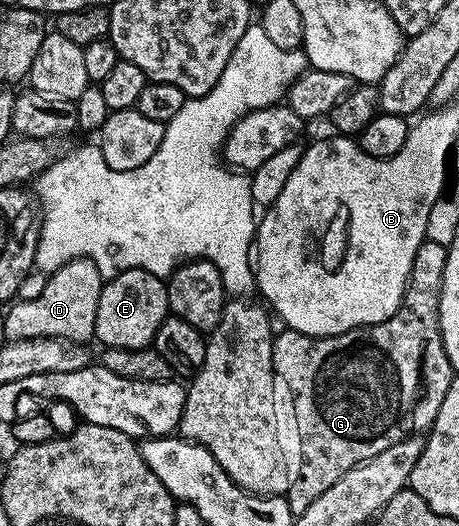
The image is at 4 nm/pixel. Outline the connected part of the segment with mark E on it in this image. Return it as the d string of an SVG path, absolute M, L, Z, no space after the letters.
M129 269L117 273L103 284L100 303L96 303L94 335L99 346L111 349L148 349L153 346L160 323L170 313L166 281L143 269Z

